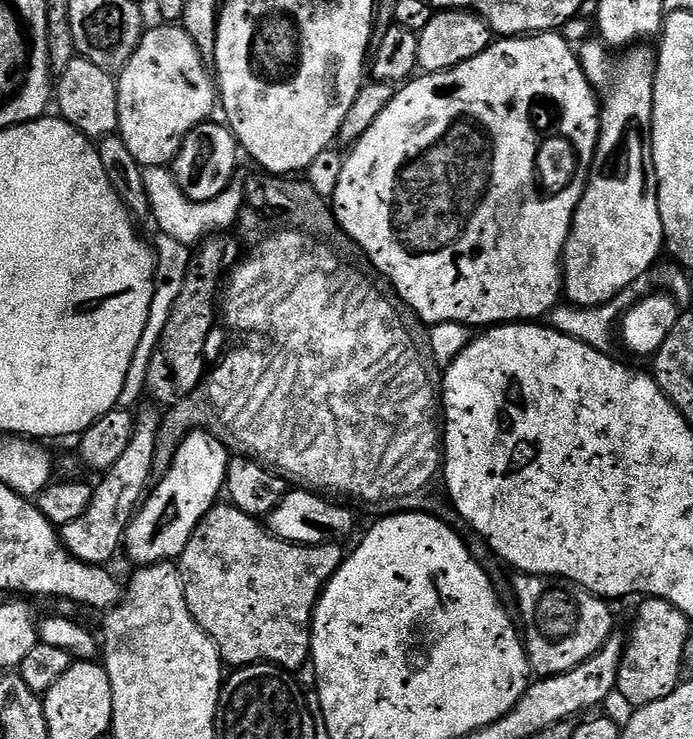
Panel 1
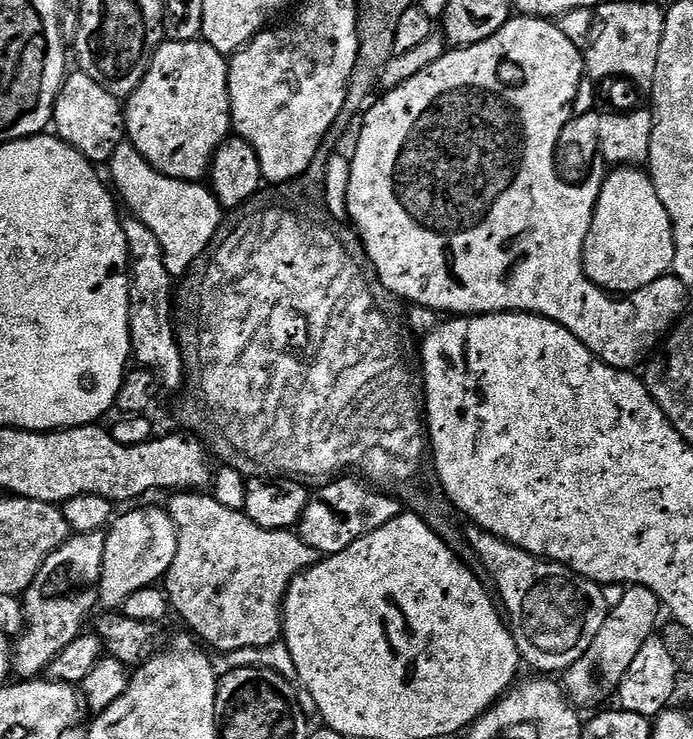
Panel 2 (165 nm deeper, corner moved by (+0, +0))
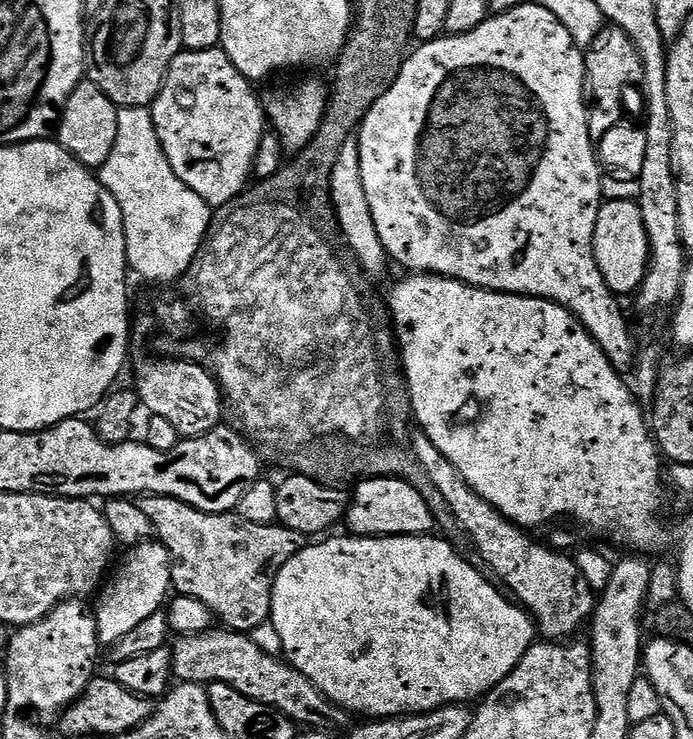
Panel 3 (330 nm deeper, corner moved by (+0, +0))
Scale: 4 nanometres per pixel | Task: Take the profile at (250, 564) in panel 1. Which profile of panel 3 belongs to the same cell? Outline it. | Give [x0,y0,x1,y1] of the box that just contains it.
[138,494,306,634]

